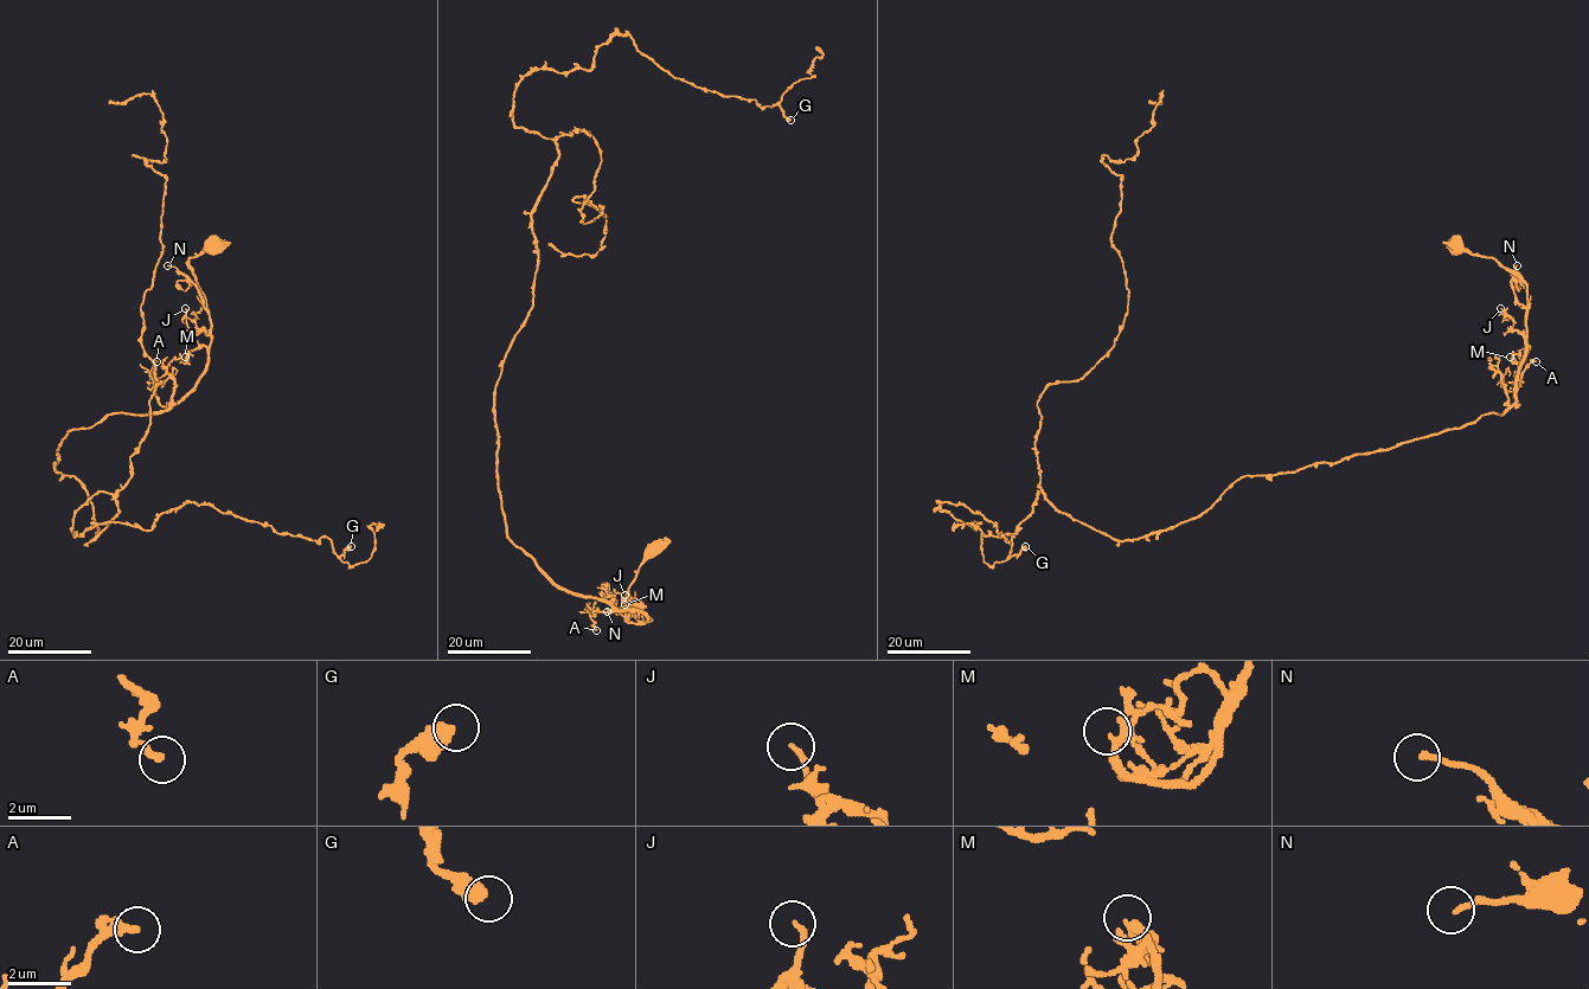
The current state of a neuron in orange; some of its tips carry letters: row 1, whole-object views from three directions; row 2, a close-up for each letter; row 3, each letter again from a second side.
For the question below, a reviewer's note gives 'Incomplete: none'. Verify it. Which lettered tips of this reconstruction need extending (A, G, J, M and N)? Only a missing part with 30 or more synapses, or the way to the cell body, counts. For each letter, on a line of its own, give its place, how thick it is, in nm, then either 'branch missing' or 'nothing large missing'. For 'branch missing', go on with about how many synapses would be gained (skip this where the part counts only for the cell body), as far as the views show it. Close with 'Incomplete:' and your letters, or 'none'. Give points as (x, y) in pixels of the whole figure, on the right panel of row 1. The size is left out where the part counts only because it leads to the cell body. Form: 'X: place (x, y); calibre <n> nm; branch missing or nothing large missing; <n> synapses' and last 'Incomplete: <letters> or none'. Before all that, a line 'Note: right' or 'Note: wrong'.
Note: right
A: place (1536, 361); calibre 200 nm; nothing large missing
G: place (1025, 546); calibre 500 nm; nothing large missing
J: place (1500, 308); calibre 160 nm; nothing large missing
M: place (1510, 357); calibre 190 nm; nothing large missing
N: place (1517, 265); calibre 150 nm; nothing large missing
Incomplete: none

